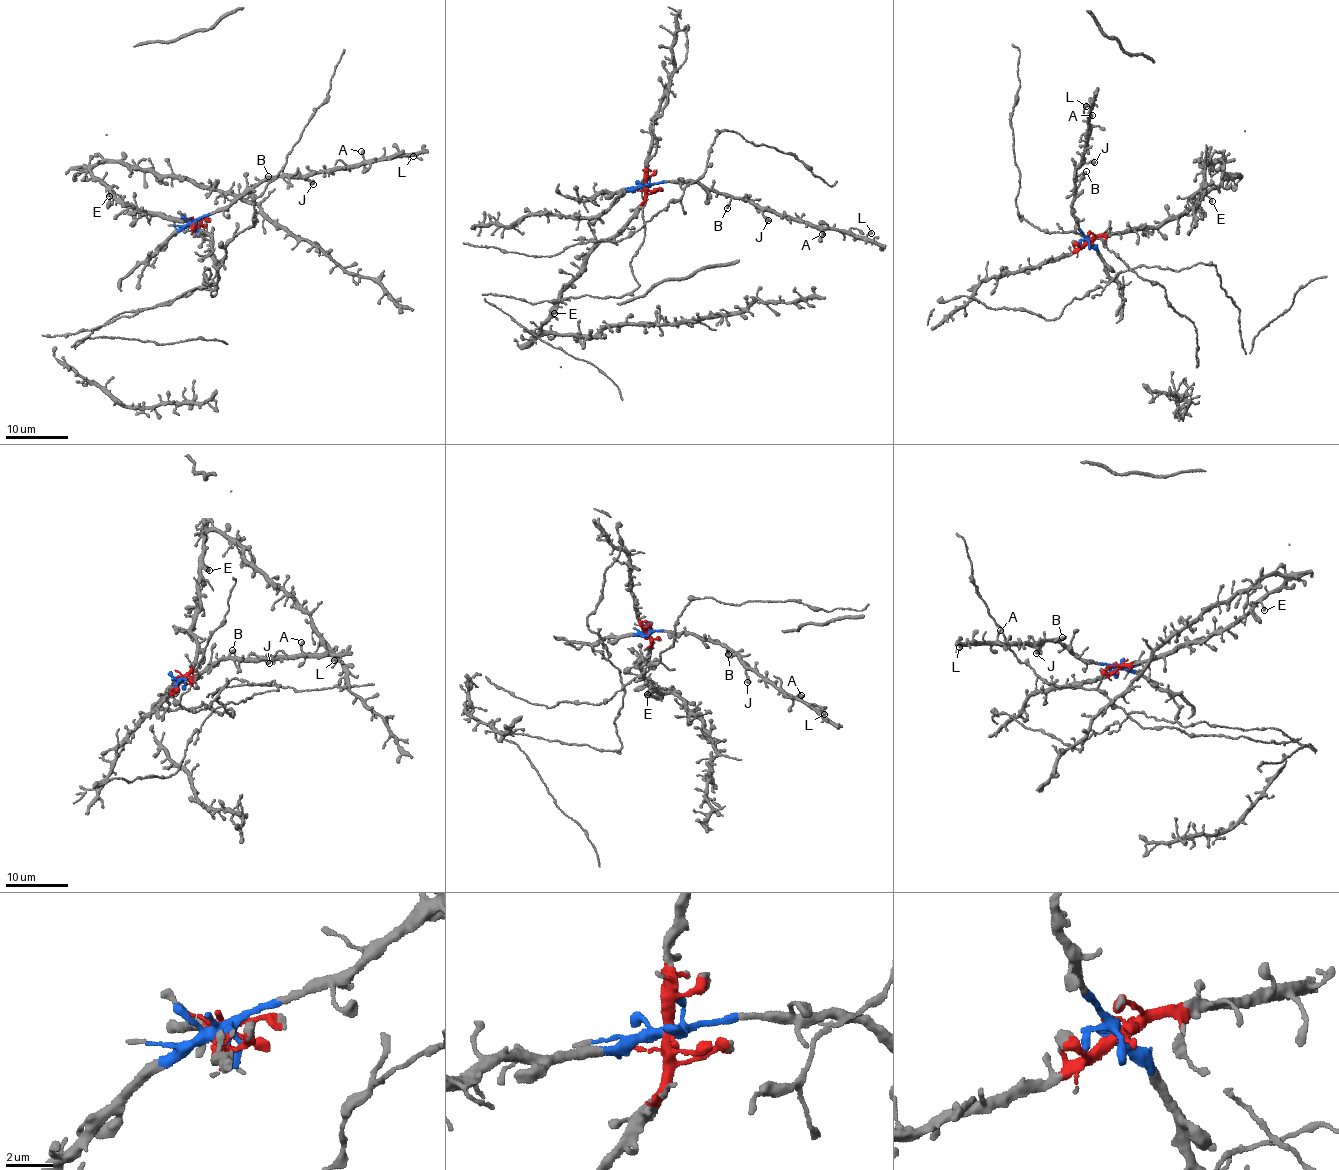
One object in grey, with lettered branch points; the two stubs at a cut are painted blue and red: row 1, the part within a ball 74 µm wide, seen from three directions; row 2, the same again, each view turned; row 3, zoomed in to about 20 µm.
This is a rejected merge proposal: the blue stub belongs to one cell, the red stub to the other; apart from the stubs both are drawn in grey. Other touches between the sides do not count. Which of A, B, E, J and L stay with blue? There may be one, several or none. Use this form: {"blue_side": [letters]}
{"blue_side": ["A", "B", "J", "L"]}

